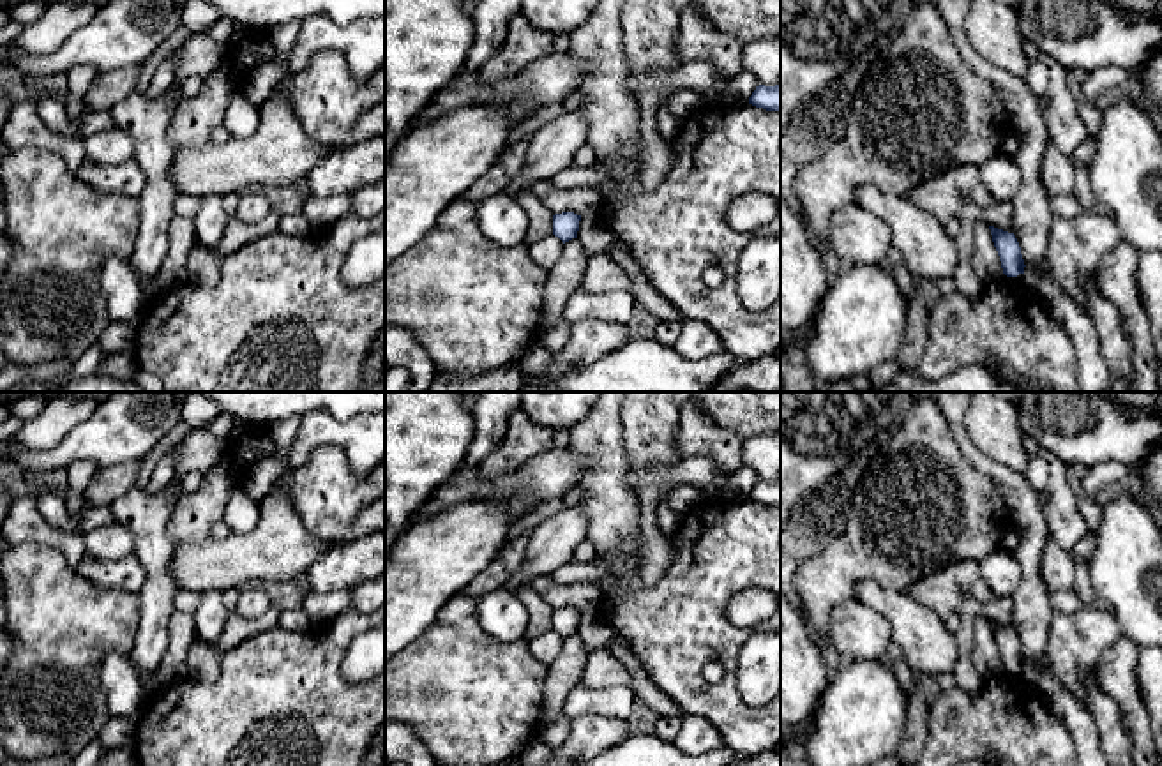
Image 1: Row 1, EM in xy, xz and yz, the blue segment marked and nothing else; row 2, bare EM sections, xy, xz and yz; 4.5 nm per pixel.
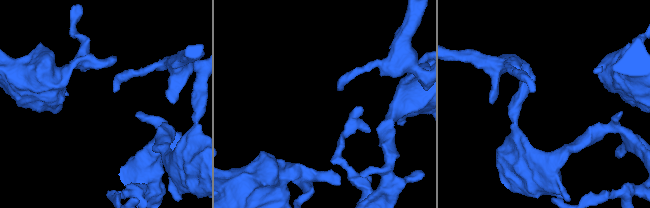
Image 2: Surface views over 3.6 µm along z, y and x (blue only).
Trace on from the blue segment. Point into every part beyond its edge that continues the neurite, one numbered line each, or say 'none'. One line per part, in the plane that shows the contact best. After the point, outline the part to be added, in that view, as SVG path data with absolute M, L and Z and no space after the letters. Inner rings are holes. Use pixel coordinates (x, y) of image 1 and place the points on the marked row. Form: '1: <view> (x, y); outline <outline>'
none

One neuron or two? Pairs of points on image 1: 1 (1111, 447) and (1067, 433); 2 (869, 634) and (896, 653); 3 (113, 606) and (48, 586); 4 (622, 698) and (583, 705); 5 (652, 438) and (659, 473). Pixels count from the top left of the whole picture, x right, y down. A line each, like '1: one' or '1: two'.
1: one
2: two
3: one
4: one
5: two

